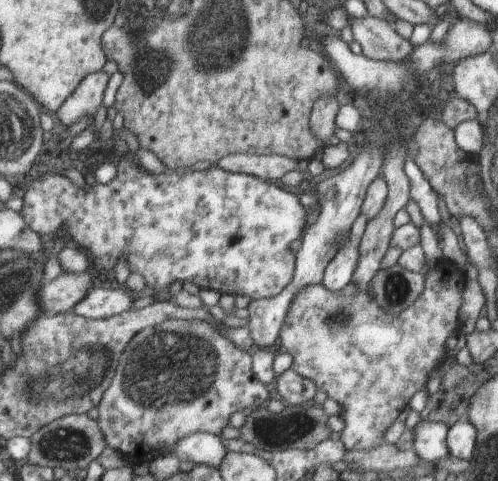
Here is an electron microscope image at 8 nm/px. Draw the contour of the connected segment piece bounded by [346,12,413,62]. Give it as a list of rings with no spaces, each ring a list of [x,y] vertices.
[[[346,12],[353,40],[358,42],[366,58],[379,61],[402,62],[412,54],[413,45],[404,40],[395,27],[370,15],[353,18]]]

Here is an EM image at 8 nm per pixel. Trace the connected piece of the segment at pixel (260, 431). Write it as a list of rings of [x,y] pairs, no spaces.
[[[287,404],[281,413],[268,411],[267,406],[260,406],[258,410],[251,410],[246,413],[246,422],[242,424],[240,434],[242,439],[250,442],[251,448],[260,448],[262,450],[288,450],[300,449],[310,450],[322,440],[331,437],[332,430],[327,426],[328,416],[324,412],[322,405],[309,404],[290,405]]]

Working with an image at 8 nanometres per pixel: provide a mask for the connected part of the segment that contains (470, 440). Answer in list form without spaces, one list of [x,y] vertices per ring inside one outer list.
[[[462,418],[450,428],[448,427],[446,444],[448,444],[449,456],[471,460],[477,440],[478,432],[474,425],[467,418]]]

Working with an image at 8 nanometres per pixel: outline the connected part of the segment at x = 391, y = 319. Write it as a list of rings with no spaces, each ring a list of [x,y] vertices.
[[[444,261],[432,268],[432,272],[426,272],[422,294],[406,312],[400,314],[386,314],[367,290],[346,294],[344,288],[342,292],[332,292],[320,283],[305,285],[294,296],[282,324],[279,342],[282,350],[293,358],[291,368],[312,380],[317,390],[323,390],[328,398],[340,404],[339,414],[344,418],[340,440],[346,449],[369,450],[384,443],[384,432],[398,418],[400,410],[408,406],[416,392],[426,389],[432,372],[436,372],[446,356],[446,340],[456,336],[460,329],[458,312],[464,288],[462,271]]]

